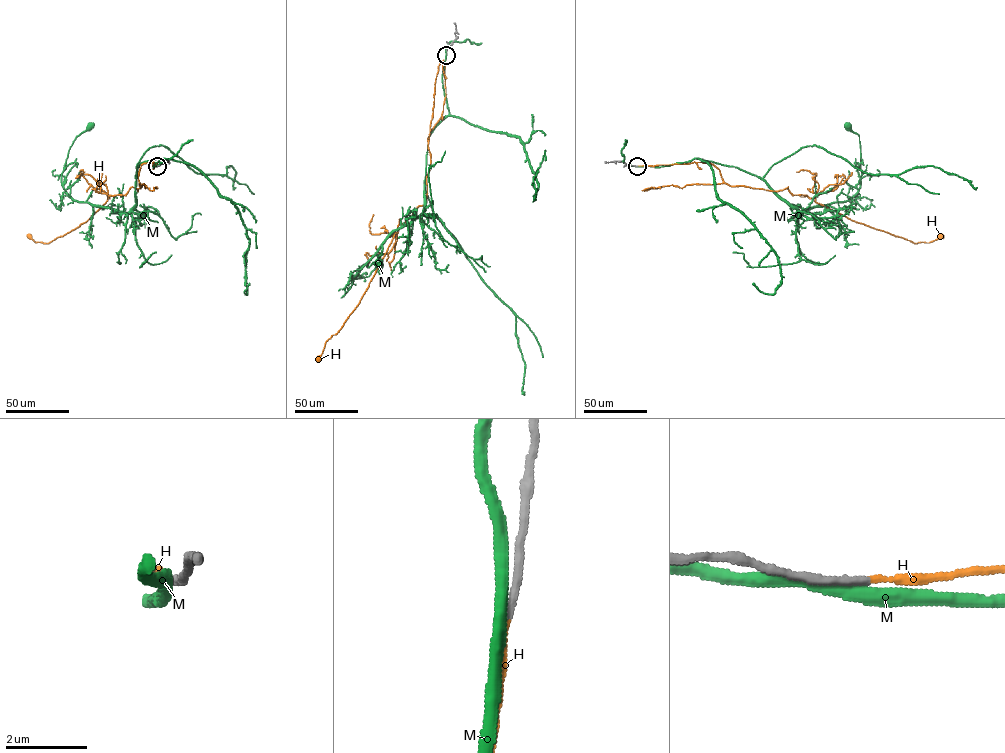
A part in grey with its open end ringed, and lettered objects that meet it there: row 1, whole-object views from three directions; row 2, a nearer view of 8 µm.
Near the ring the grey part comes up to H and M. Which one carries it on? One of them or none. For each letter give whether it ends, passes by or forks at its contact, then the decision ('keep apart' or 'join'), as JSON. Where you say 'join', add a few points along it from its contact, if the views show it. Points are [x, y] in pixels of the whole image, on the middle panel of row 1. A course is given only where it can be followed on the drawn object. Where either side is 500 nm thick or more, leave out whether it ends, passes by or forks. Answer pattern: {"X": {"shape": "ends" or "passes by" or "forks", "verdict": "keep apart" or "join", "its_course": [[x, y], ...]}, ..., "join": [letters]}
{"H": {"shape": "ends", "verdict": "join", "its_course": [[446, 55], [443, 110], [427, 139], [430, 162], [426, 202], [398, 225], [358, 305], [325, 343], [319, 358]]}, "M": {"shape": "passes by", "verdict": "keep apart"}, "join": ["H"]}

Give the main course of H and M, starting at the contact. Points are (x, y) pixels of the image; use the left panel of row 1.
H: (157, 166), (140, 165), (138, 191), (131, 187), (125, 194), (109, 195), (75, 229), (48, 243), (30, 238)
M: (157, 166), (160, 158), (137, 167), (135, 204), (128, 212), (75, 201), (61, 173), (75, 138), (90, 126)

